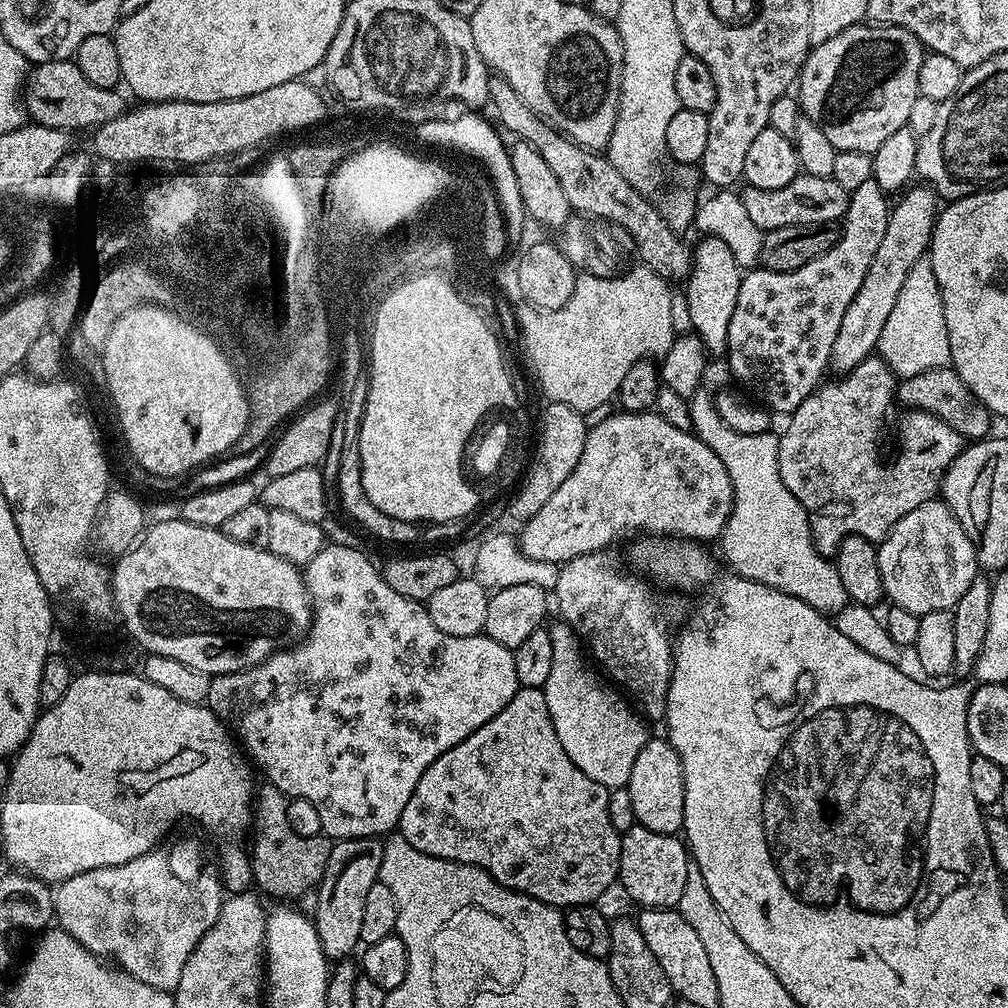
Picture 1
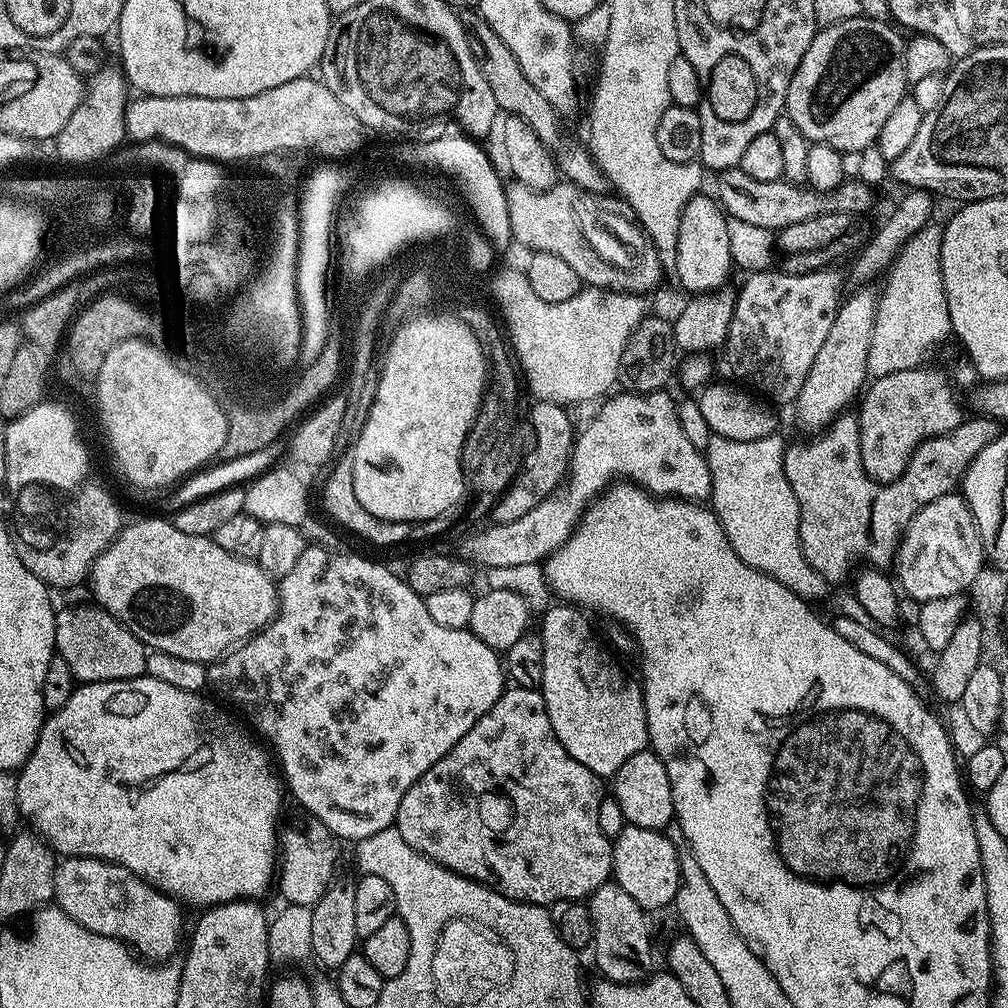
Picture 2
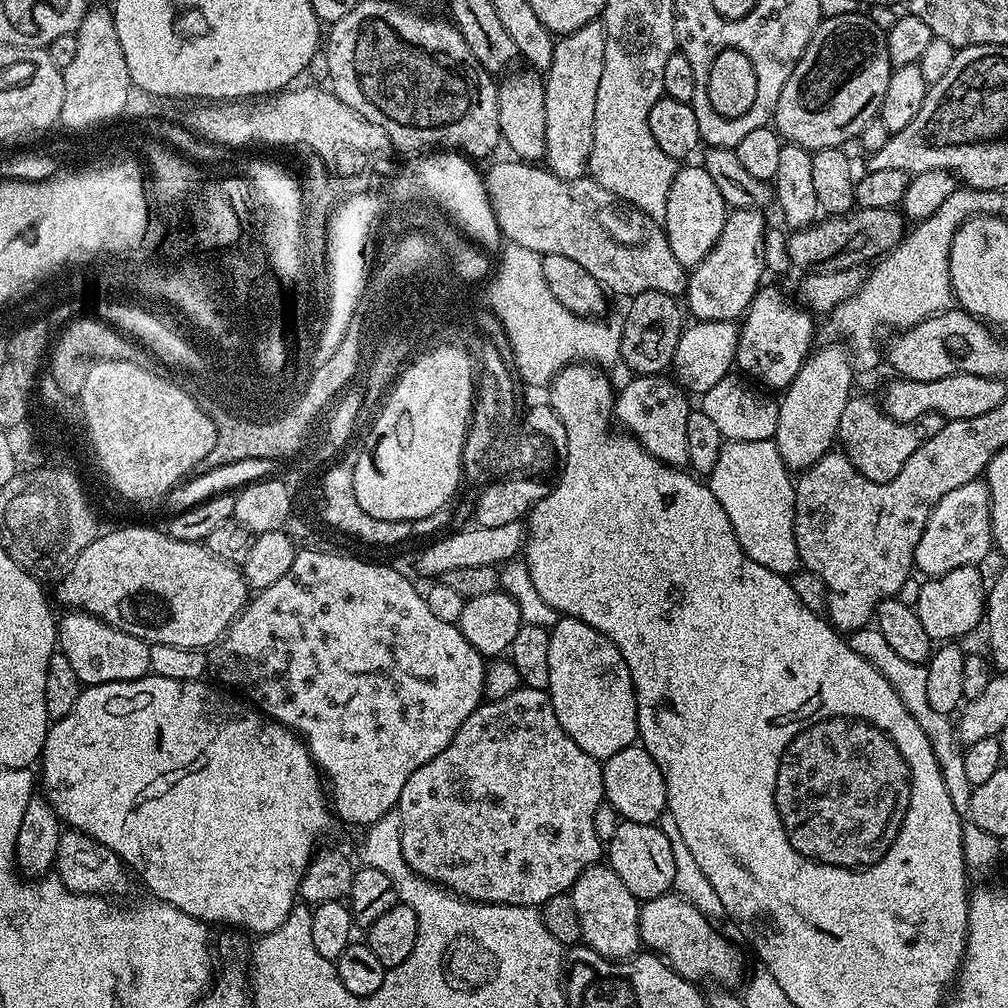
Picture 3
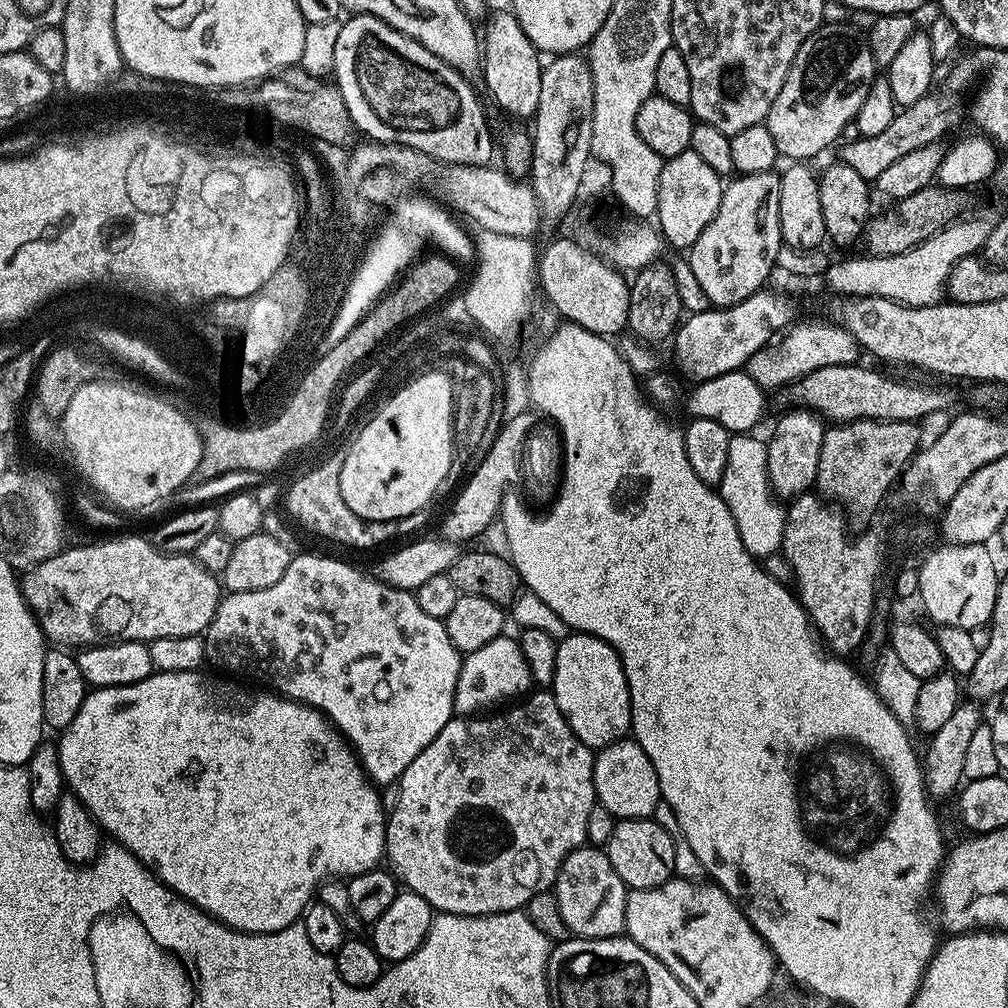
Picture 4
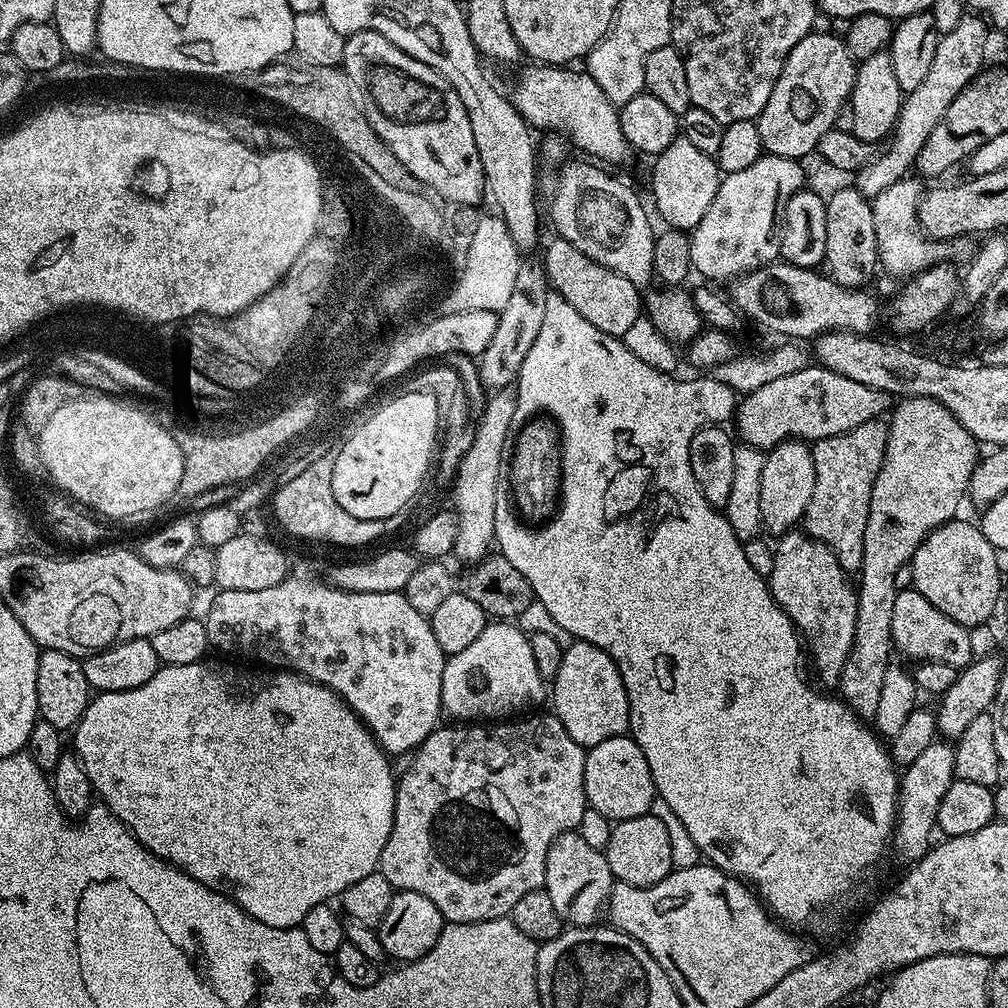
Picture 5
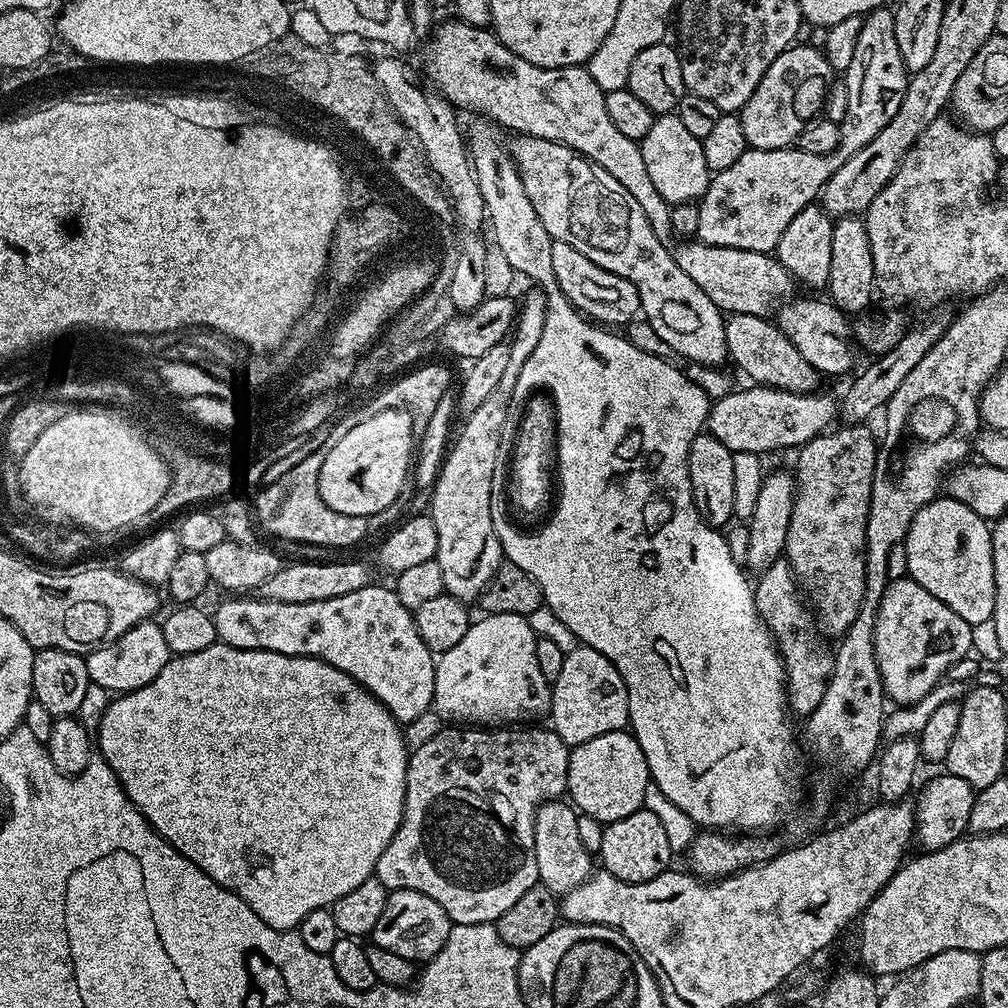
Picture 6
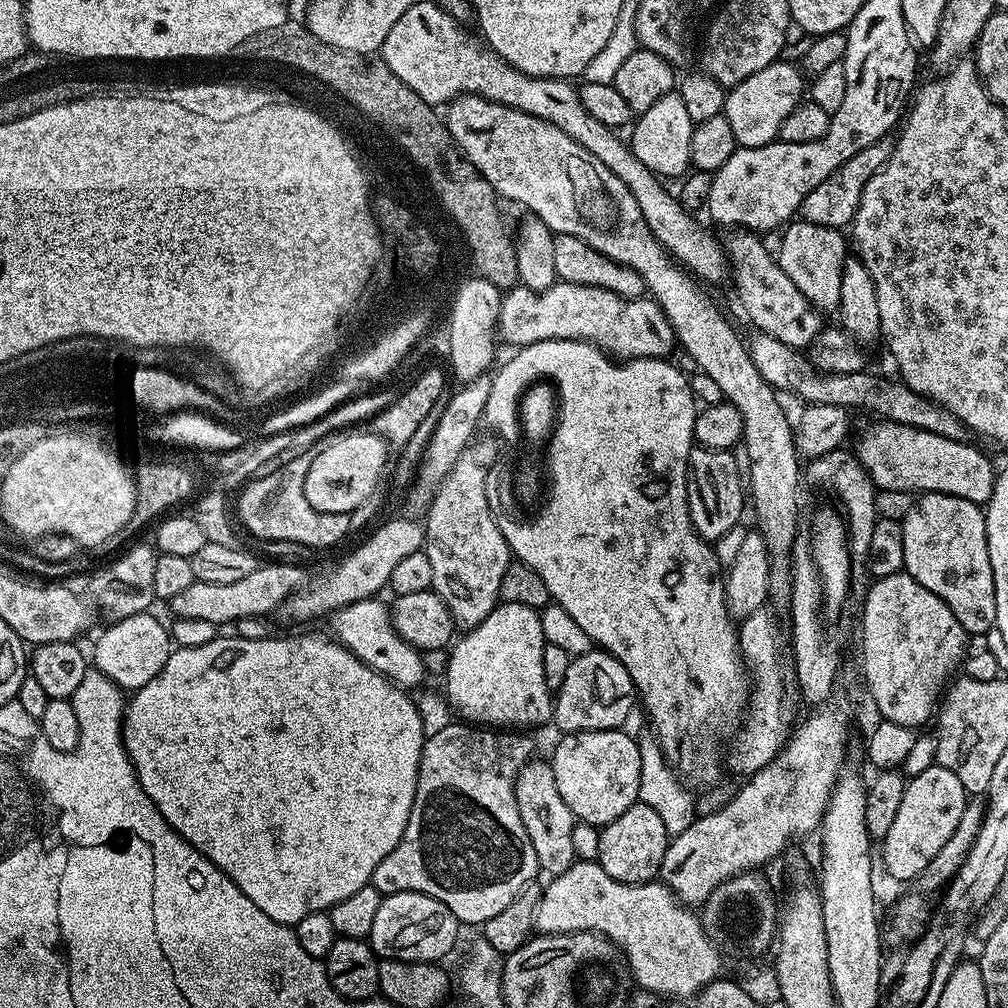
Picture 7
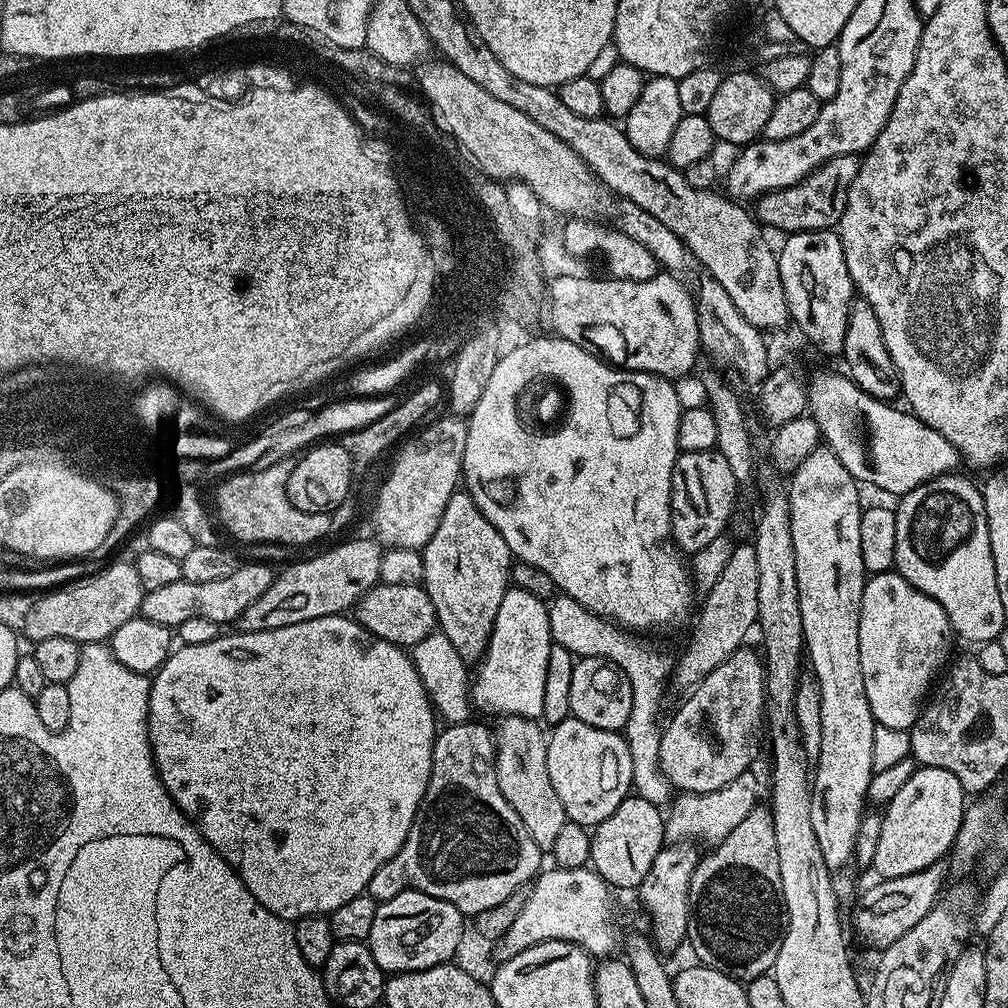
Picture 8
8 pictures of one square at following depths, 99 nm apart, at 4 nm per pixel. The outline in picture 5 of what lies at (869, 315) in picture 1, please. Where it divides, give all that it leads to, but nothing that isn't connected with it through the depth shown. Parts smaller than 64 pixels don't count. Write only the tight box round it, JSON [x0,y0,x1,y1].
[758,440,814,538]

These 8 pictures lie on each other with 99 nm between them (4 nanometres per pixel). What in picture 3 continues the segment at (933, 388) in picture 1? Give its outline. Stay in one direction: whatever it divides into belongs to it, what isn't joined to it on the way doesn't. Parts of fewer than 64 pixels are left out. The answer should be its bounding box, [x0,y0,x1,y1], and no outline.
[838,394,945,484]

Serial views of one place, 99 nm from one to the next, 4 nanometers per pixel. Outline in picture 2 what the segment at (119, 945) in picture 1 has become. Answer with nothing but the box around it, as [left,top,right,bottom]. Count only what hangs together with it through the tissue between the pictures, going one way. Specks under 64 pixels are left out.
[54,856,184,962]

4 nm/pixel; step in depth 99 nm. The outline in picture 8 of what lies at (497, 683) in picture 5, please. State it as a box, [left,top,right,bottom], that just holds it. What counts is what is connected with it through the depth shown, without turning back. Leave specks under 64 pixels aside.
[470,586,553,720]

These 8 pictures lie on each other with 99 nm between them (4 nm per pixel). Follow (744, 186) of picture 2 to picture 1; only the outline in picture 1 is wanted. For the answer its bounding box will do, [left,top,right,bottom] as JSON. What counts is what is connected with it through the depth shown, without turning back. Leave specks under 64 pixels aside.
[739,174,849,233]

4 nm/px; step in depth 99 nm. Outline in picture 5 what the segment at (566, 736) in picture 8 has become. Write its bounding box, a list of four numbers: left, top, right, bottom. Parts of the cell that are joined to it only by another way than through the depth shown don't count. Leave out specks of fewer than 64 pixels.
[584,735,658,822]

